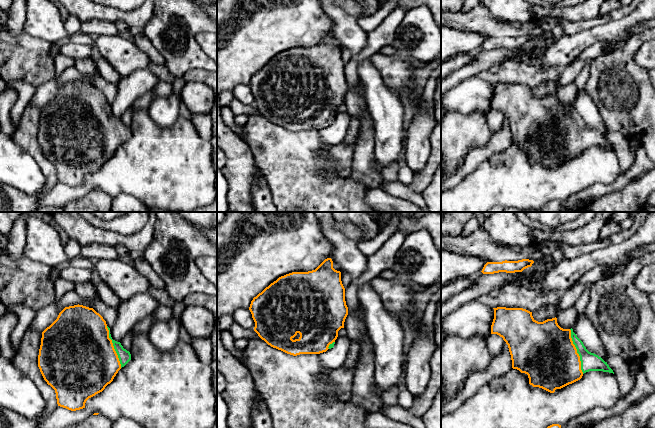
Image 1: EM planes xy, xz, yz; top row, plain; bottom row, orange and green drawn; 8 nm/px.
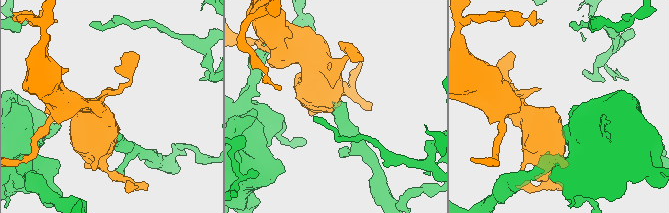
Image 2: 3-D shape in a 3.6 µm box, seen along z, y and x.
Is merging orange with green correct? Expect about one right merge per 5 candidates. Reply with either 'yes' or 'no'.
yes

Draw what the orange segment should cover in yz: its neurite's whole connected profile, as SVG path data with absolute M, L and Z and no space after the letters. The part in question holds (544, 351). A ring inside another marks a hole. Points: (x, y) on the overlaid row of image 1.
M497 307L494 309L494 319L491 334L503 338L509 348L512 368L528 375L529 384L542 388L550 393L580 380L589 371L613 373L598 355L589 352L583 342L573 332L573 329L563 329L557 323L557 318L536 321L532 312L523 308Z

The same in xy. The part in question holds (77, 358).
M79 304L65 307L57 319L42 332L38 367L44 380L55 390L58 406L71 411L85 408L86 401L102 392L130 360L130 352L120 342L112 339L106 321L93 308Z

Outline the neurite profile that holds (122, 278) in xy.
M120 258L95 261L95 273L118 296L121 301L147 292L151 287L148 280L141 275L133 264Z

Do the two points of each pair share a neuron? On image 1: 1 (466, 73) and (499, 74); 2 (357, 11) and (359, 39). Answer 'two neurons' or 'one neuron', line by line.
1: two neurons
2: two neurons

